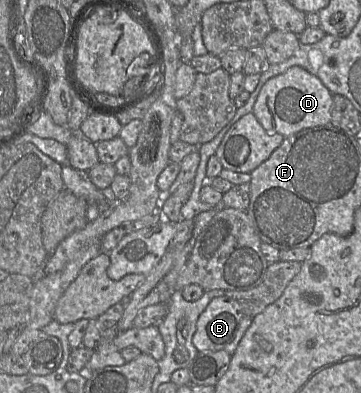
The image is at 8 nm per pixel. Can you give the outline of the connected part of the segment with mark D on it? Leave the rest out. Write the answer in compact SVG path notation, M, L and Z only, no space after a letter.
M300 66L270 78L261 87L252 113L265 130L284 137L331 122L333 94L321 80Z

